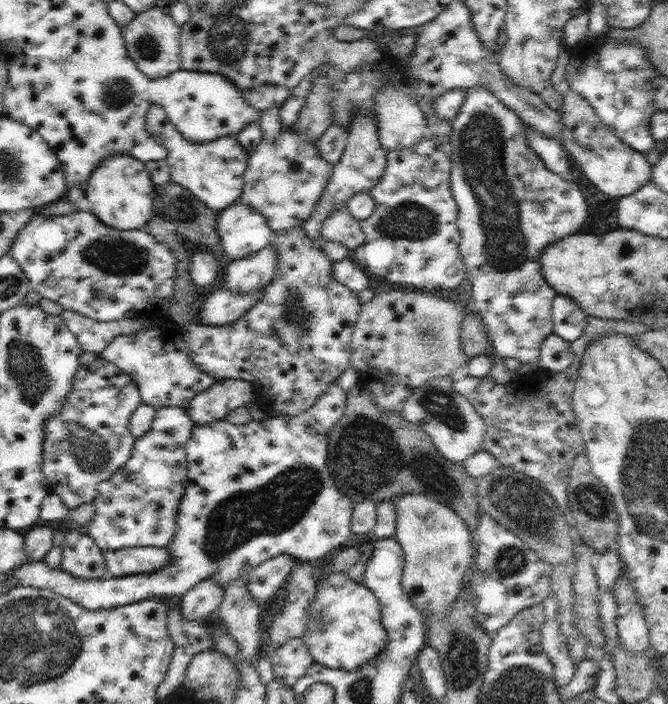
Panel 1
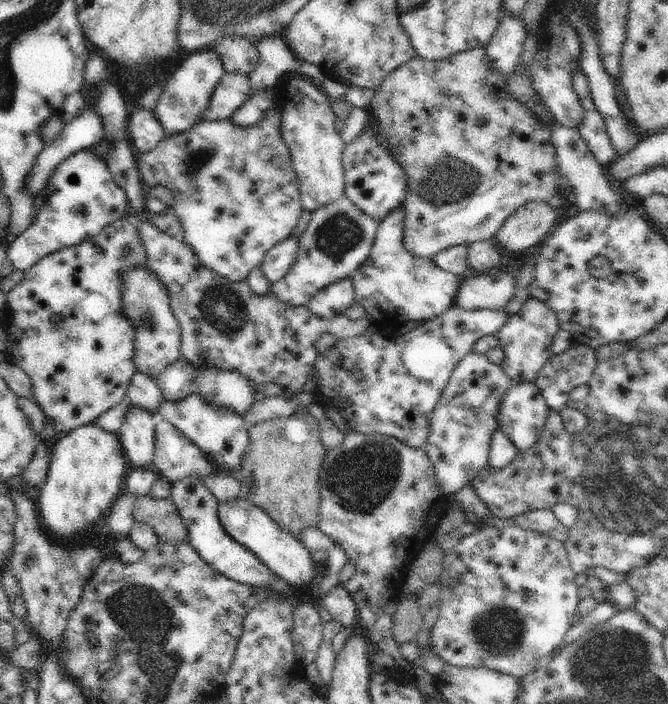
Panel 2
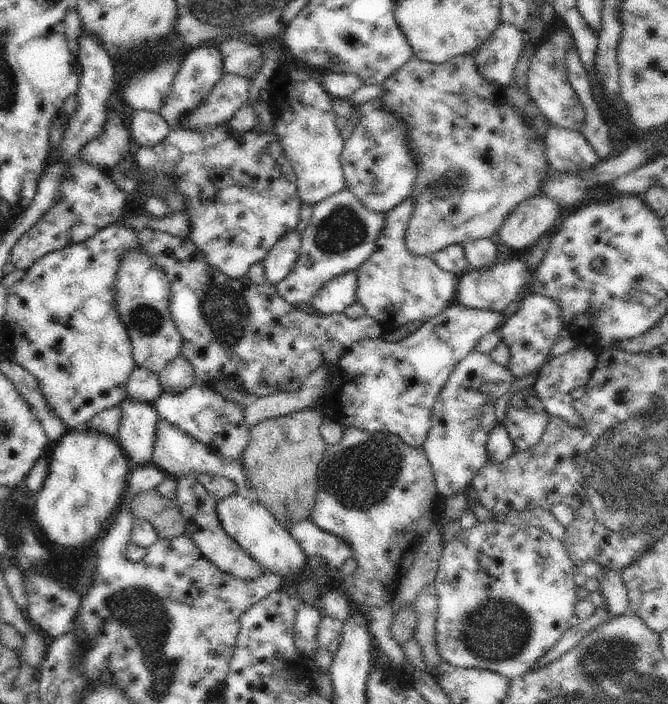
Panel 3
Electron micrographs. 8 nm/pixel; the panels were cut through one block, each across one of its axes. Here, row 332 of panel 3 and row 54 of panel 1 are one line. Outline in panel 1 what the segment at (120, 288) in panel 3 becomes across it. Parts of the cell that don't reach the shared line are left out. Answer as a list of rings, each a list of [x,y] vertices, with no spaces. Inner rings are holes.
[[[160,1],[146,12],[136,12],[134,19],[121,28],[128,56],[137,64],[142,74],[152,80],[171,75],[181,69],[180,27],[172,20],[167,3]]]

